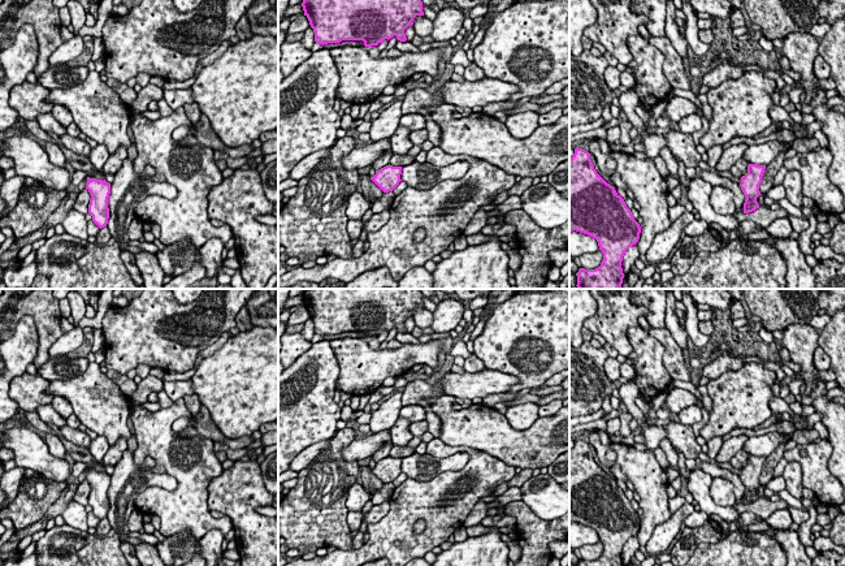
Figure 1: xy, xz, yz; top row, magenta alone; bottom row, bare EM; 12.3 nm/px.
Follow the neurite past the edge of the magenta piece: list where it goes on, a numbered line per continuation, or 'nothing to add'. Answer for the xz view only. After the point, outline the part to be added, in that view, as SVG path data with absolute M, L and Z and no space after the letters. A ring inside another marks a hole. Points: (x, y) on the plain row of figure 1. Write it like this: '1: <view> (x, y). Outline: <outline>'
nothing to add

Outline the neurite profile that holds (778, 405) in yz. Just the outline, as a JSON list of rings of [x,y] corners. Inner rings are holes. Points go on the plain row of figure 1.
[[[772,397],[770,399],[770,409],[774,414],[783,414],[783,412],[788,412],[789,415],[793,414],[793,411],[790,410],[788,402],[781,398],[781,397]]]

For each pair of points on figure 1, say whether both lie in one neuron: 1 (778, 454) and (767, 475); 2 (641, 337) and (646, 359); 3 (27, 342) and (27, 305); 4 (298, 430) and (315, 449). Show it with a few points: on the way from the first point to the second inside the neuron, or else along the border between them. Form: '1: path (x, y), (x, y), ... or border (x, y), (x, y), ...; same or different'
1: path (772, 459), (767, 470); same
2: path (644, 342), (646, 354); same
3: border (22, 315), (33, 318), (39, 344); different
4: border (330, 437), (310, 444), (291, 462); different

